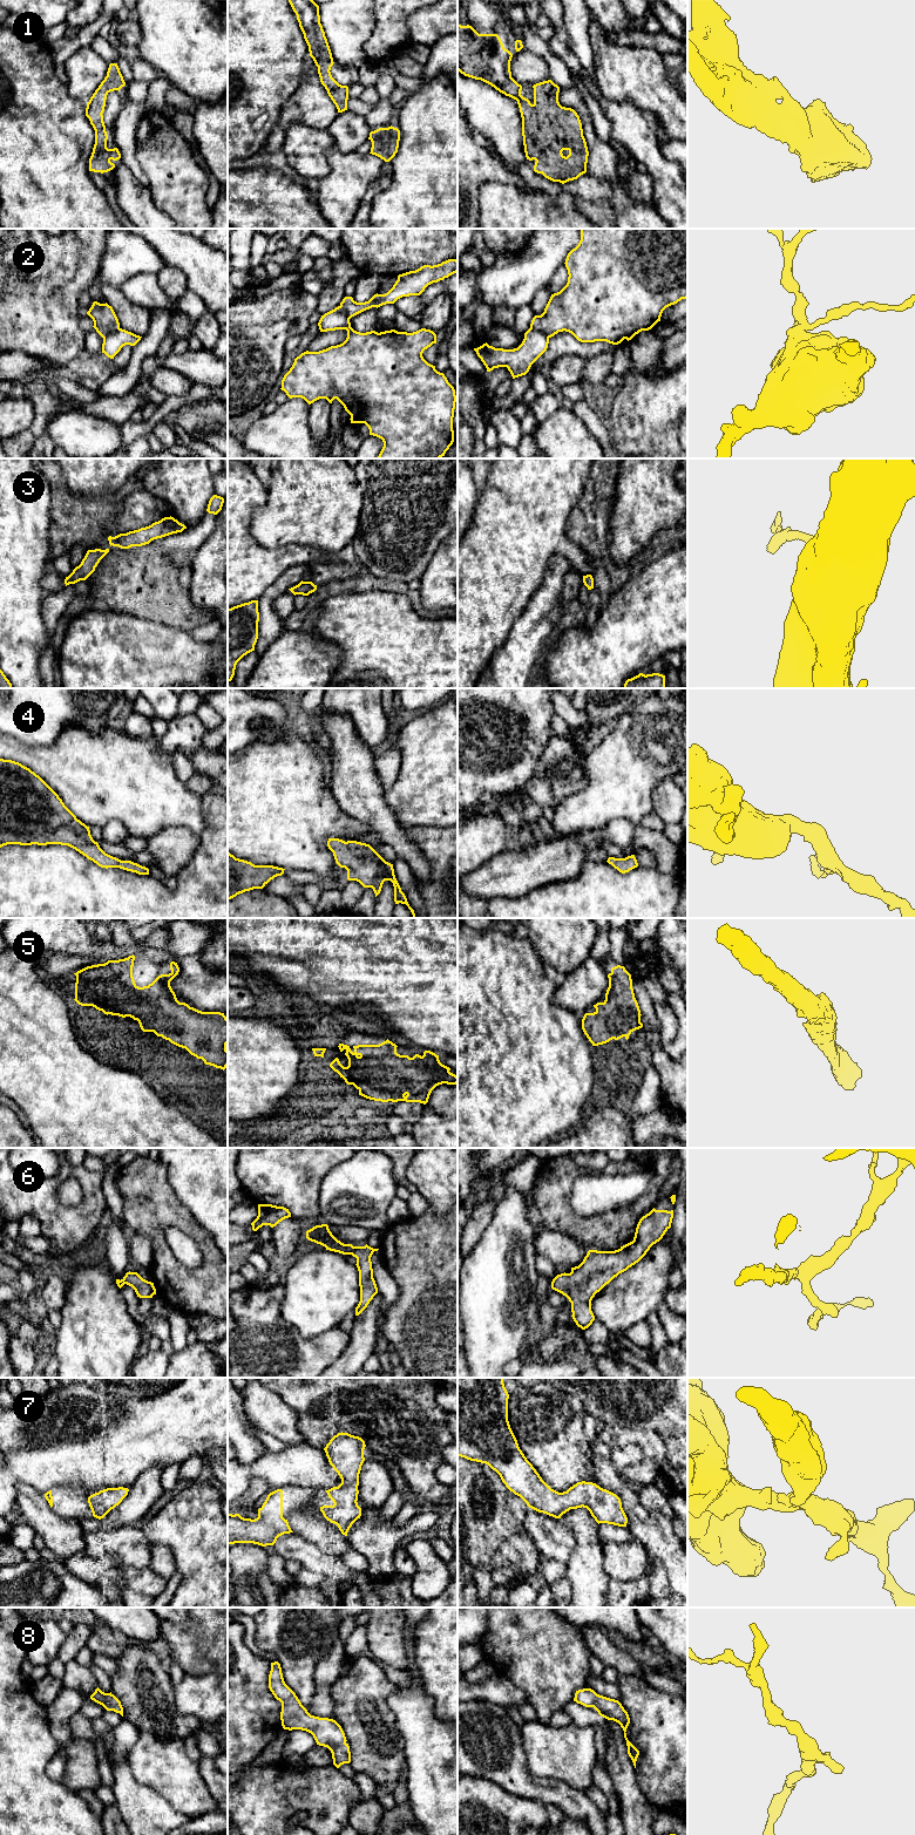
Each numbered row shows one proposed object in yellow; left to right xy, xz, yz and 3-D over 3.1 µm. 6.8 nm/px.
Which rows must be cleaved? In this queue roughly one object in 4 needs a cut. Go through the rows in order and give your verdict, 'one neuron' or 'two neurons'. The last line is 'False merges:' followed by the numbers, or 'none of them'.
1: one neuron
2: two neurons
3: one neuron
4: one neuron
5: one neuron
6: one neuron
7: one neuron
8: one neuron
False merges: 2

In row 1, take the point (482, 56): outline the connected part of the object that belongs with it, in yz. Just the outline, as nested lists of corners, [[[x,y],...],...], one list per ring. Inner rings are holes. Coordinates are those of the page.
[[[458,25],[458,70],[465,76],[481,80],[500,93],[517,101],[522,117],[522,136],[526,157],[535,159],[534,171],[562,184],[587,172],[588,147],[577,113],[558,102],[560,87],[551,80],[533,86],[534,103],[521,95],[522,86],[513,77],[513,54],[503,47],[497,34],[479,34],[472,26]]]

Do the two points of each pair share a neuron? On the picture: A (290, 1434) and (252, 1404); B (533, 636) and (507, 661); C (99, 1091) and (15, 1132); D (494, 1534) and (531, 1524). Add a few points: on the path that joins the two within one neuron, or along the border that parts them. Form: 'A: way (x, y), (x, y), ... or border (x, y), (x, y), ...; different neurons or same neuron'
A: way (283, 1425), (262, 1406); same neuron
B: way (527, 641), (513, 656); same neuron
C: border (25, 1125), (33, 1135); different neurons
D: border (528, 1507), (524, 1514), (524, 1531), (536, 1551); different neurons

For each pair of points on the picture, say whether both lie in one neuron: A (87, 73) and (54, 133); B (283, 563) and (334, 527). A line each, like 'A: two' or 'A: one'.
A: two
B: two

